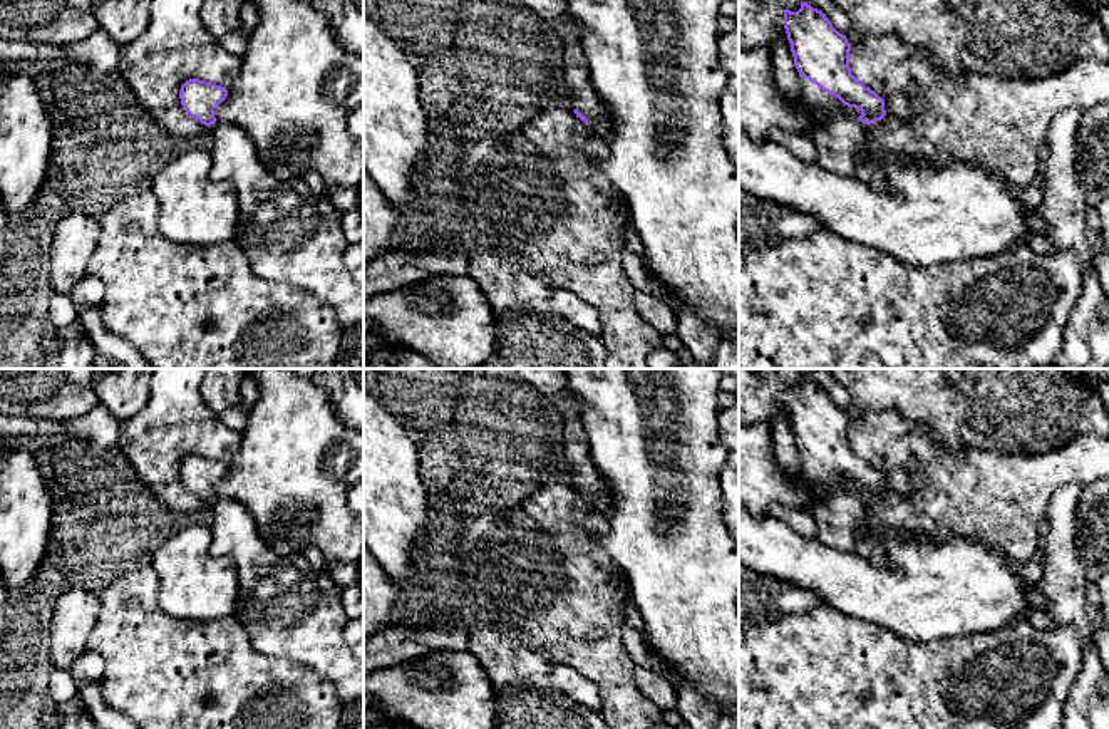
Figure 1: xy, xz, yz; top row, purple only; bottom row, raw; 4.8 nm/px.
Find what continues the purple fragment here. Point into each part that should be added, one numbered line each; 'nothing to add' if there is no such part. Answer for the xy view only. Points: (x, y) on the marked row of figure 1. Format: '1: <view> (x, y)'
1: xy (290, 235)

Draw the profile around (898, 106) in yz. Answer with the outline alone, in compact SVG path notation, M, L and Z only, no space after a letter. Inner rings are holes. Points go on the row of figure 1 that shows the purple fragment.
M903 94L891 96L885 101L886 114L891 114L901 121L910 117L910 99Z

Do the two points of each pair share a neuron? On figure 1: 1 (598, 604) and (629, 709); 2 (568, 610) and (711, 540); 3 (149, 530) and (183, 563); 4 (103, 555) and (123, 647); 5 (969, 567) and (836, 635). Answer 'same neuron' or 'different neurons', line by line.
1: same neuron
2: different neurons
3: different neurons
4: different neurons
5: different neurons

